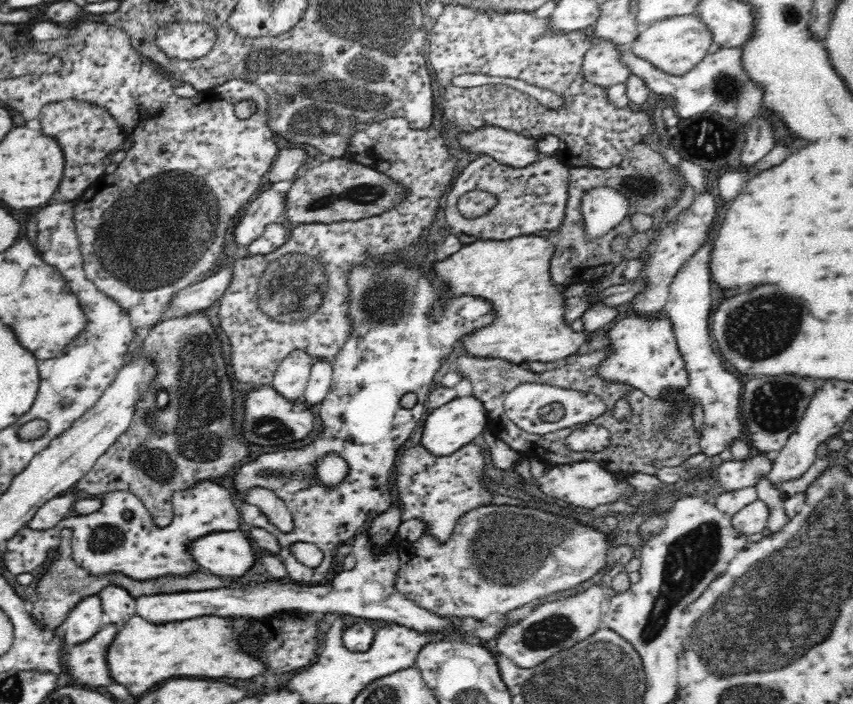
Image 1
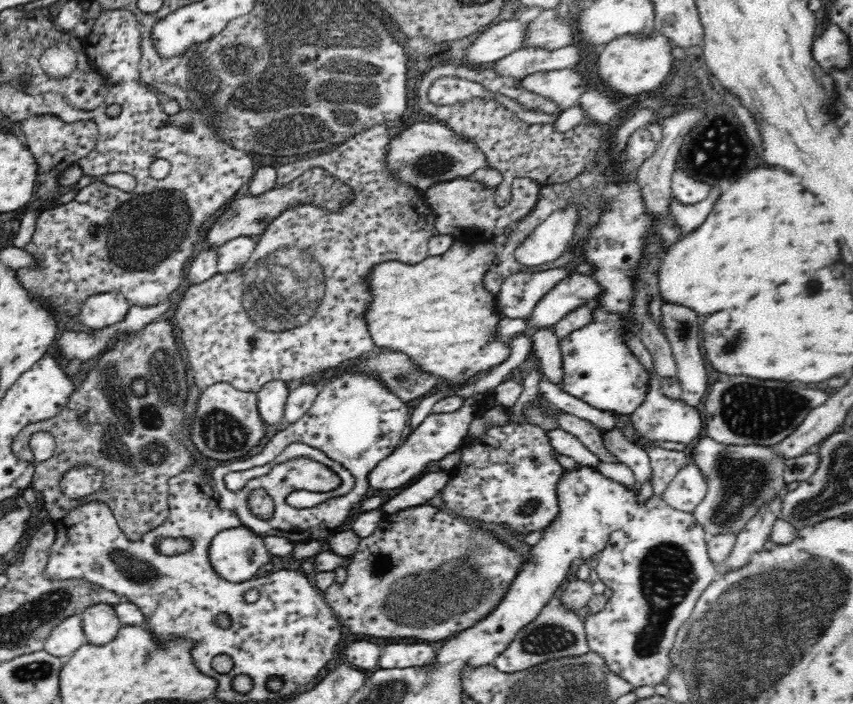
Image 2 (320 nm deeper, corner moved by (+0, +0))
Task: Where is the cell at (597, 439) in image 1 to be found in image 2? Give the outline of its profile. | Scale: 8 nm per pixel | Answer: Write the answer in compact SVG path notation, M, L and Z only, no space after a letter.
M510 424L506 427L493 427L483 438L468 438L462 446L462 464L454 468L454 479L441 493L446 509L468 517L468 522L495 523L508 526L512 532L524 535L545 529L560 516L559 485L564 476L564 466L558 460L558 450L552 446L548 432L537 425Z

